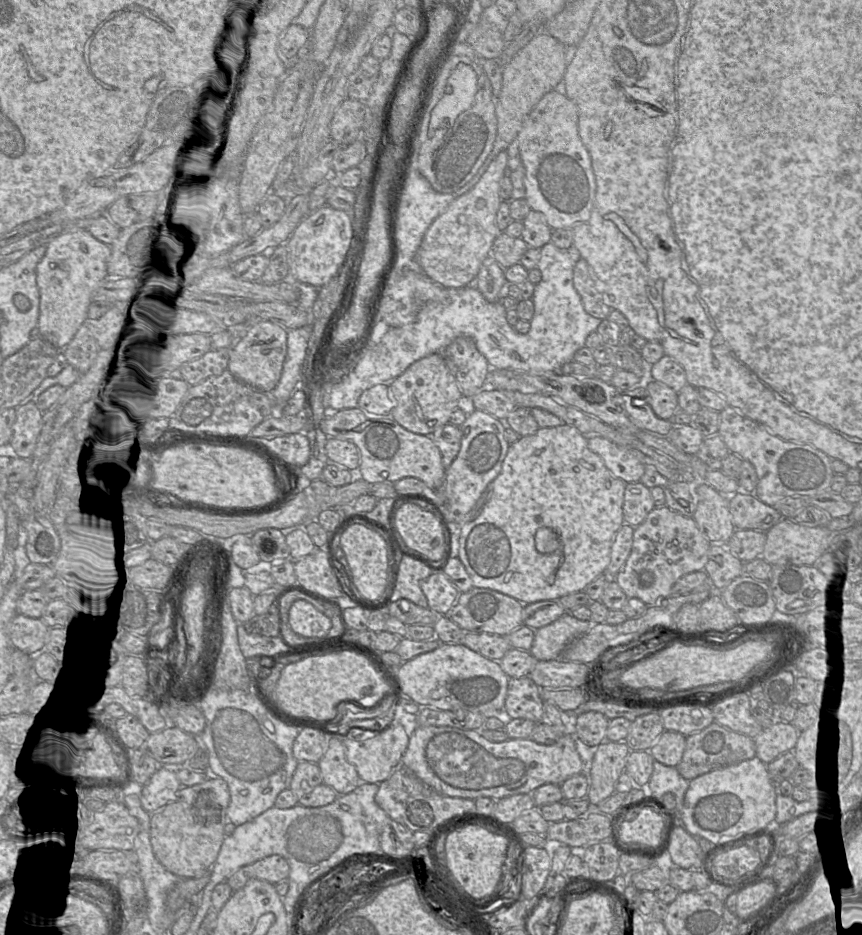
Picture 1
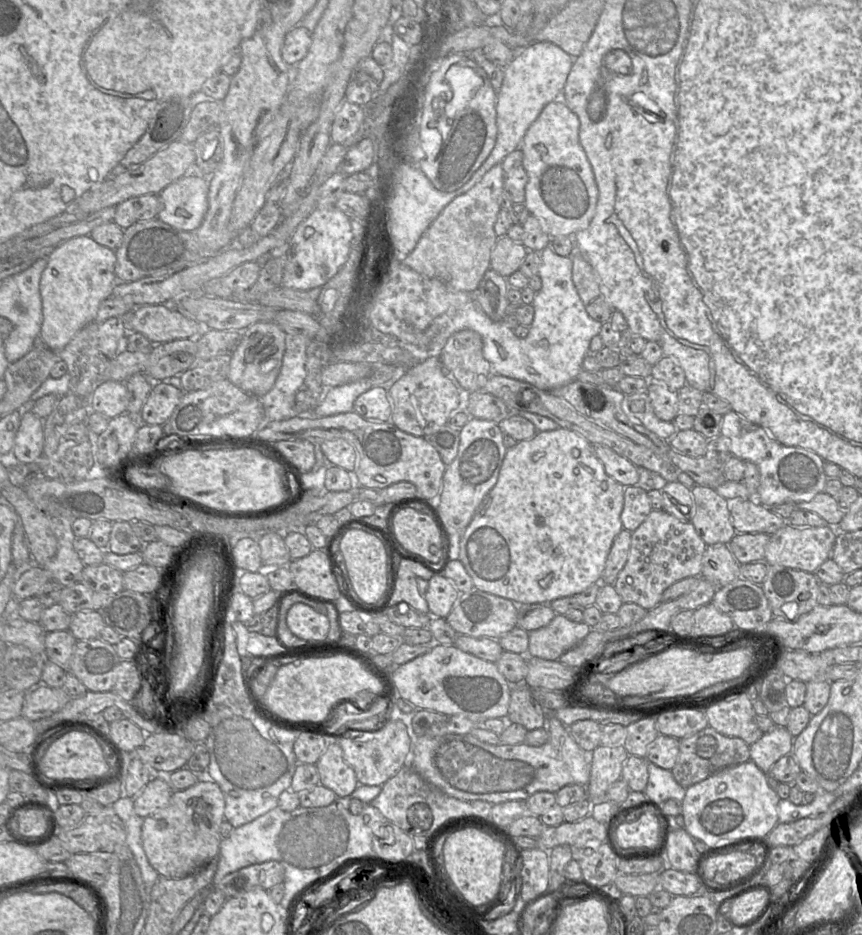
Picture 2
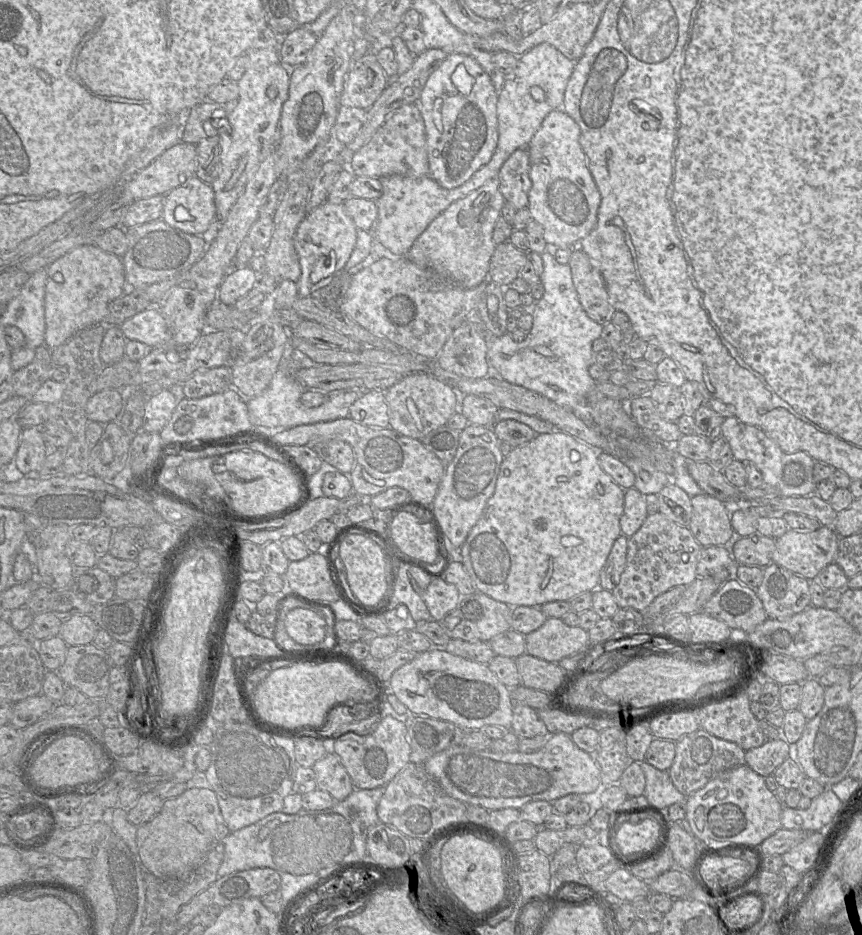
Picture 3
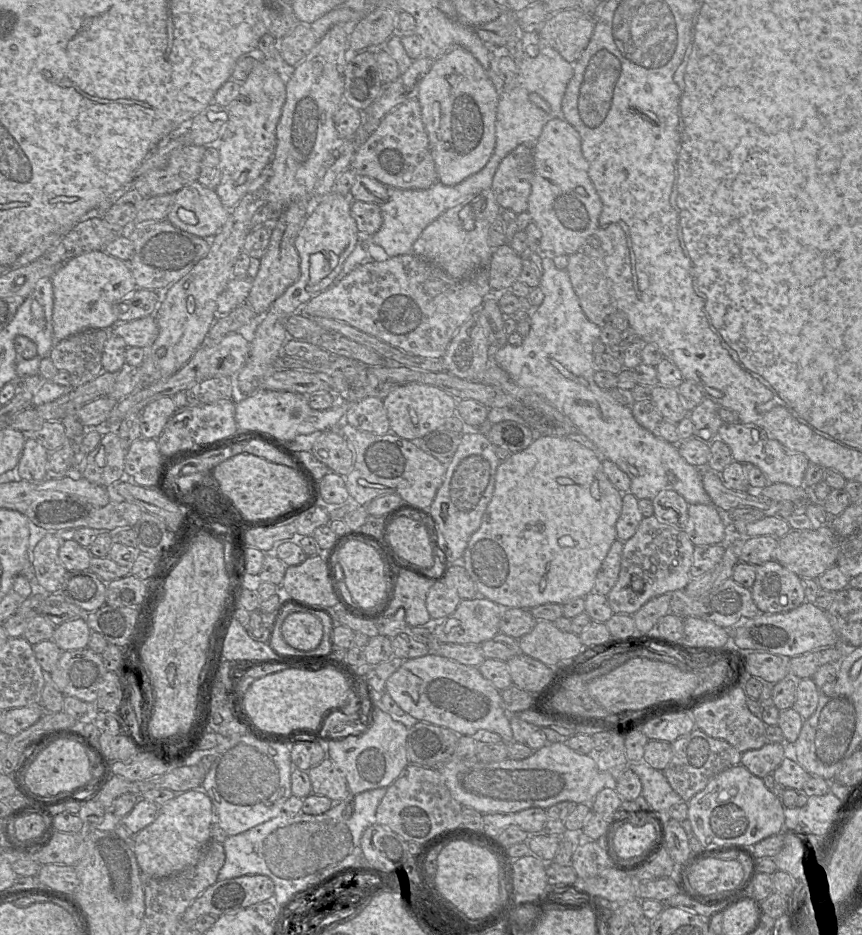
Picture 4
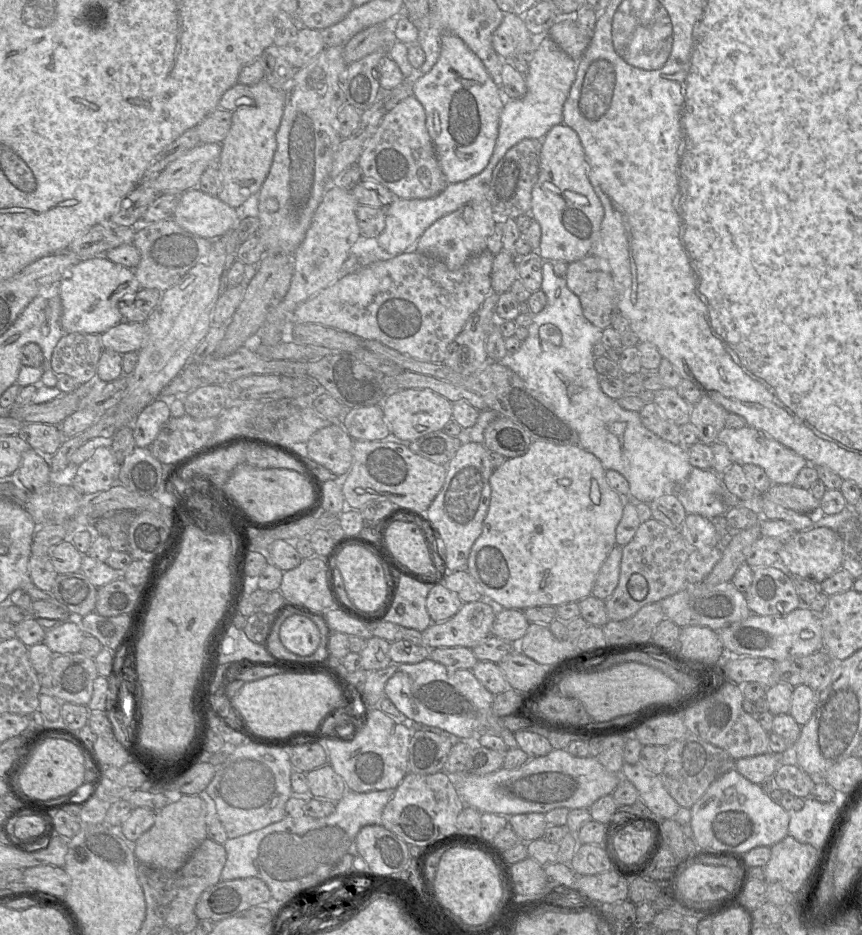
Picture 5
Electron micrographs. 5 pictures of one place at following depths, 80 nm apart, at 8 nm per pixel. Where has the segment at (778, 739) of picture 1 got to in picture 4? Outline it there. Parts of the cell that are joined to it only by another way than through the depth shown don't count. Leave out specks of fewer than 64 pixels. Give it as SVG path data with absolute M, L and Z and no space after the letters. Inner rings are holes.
M766 743L760 749L742 753L740 764L753 775L763 779L781 764L785 758L784 752L785 743Z

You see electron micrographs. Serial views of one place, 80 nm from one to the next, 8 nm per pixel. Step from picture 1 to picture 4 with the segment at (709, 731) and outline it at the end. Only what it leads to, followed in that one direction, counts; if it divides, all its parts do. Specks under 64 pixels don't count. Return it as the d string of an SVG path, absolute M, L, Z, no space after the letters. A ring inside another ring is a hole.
M698 728L671 743L672 757L662 771L673 790L688 802L724 770L741 763L742 753L724 740L712 738Z

